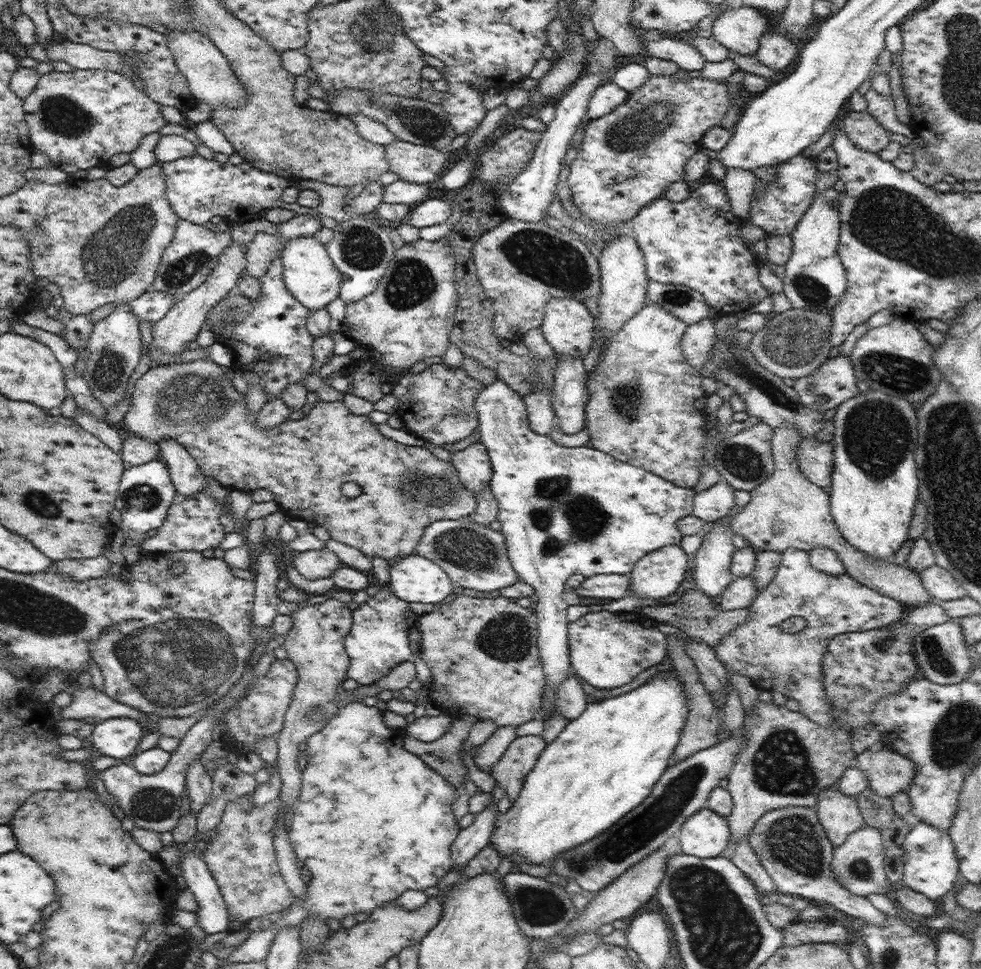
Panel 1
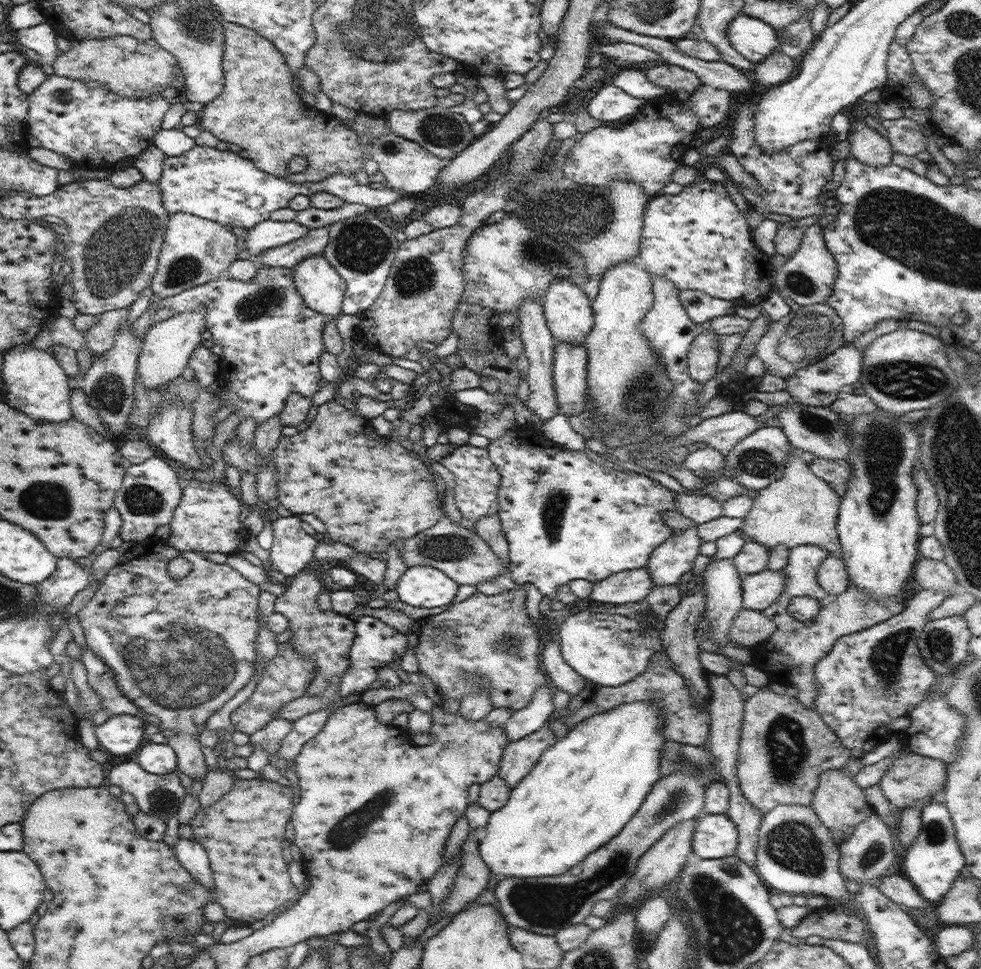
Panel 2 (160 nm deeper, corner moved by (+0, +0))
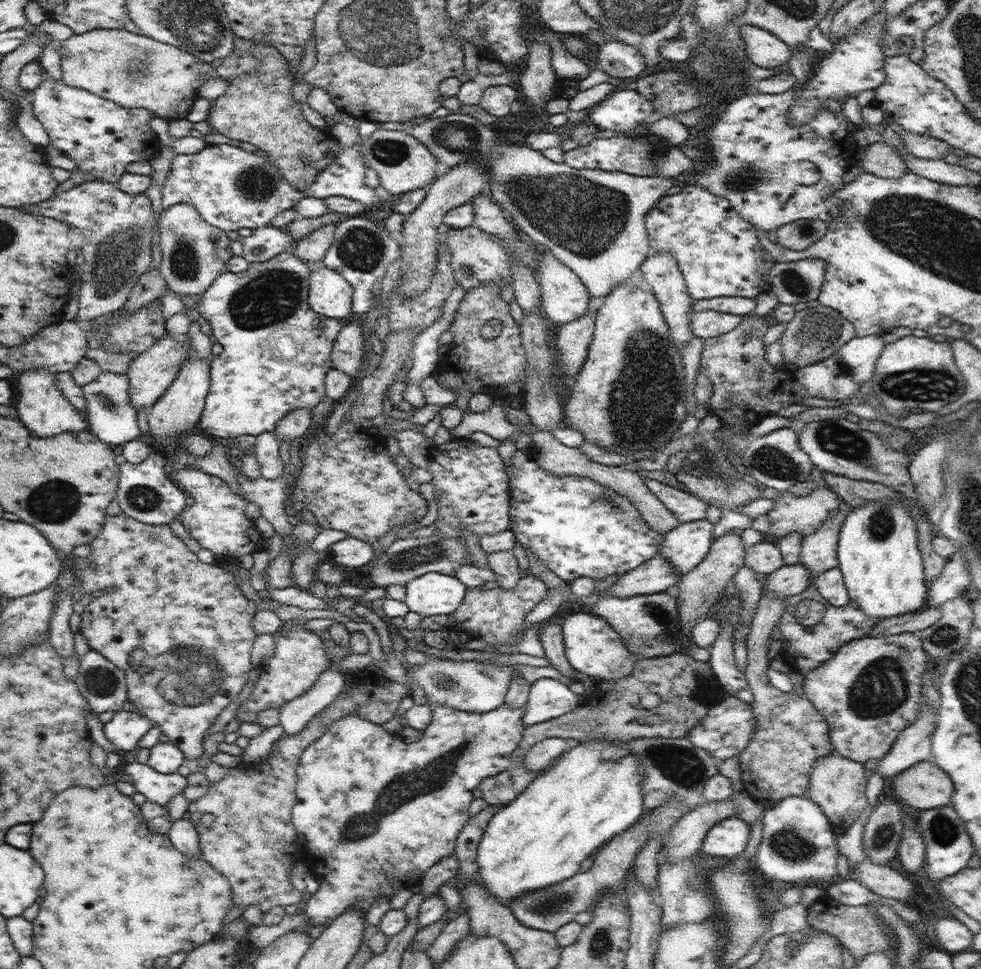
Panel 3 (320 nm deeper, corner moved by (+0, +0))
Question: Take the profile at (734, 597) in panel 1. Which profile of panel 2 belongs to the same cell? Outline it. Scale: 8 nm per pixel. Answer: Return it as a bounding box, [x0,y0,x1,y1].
[742,570,784,611]

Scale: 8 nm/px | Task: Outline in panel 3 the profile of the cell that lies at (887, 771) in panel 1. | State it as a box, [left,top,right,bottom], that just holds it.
[885,760,955,810]

